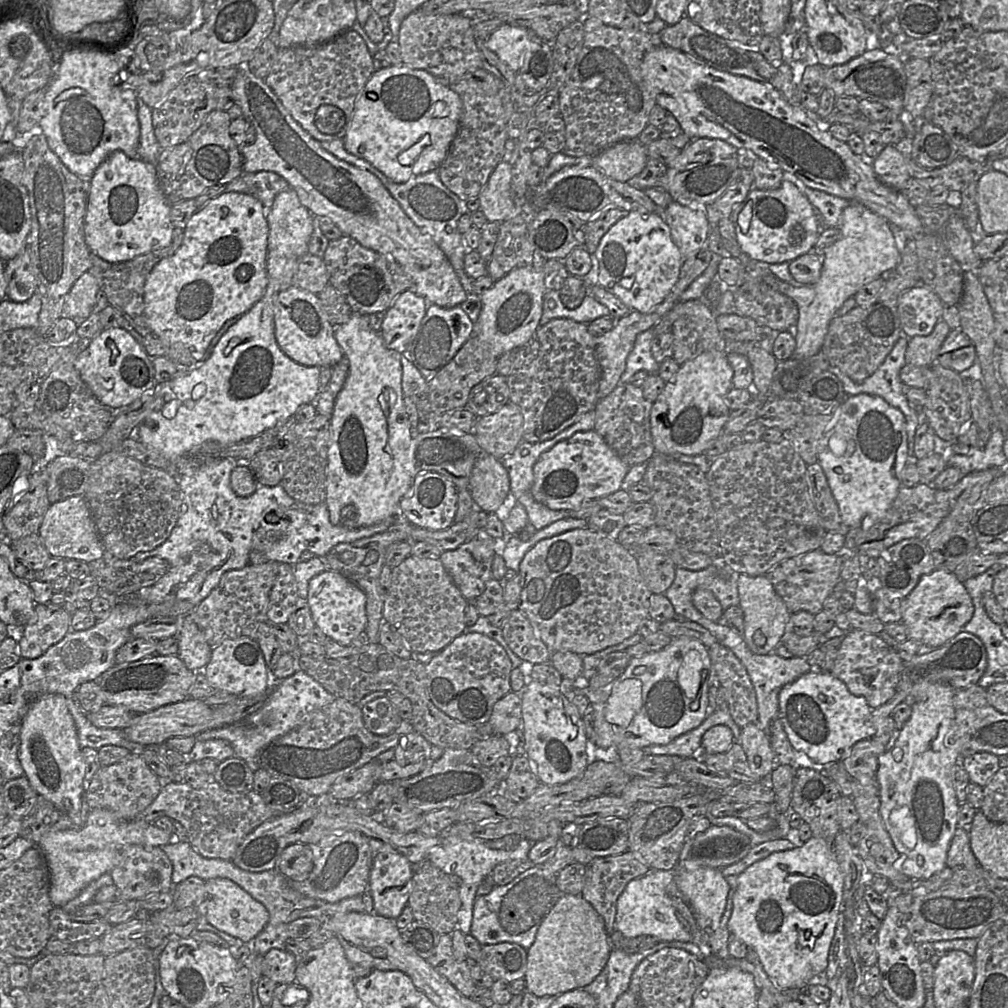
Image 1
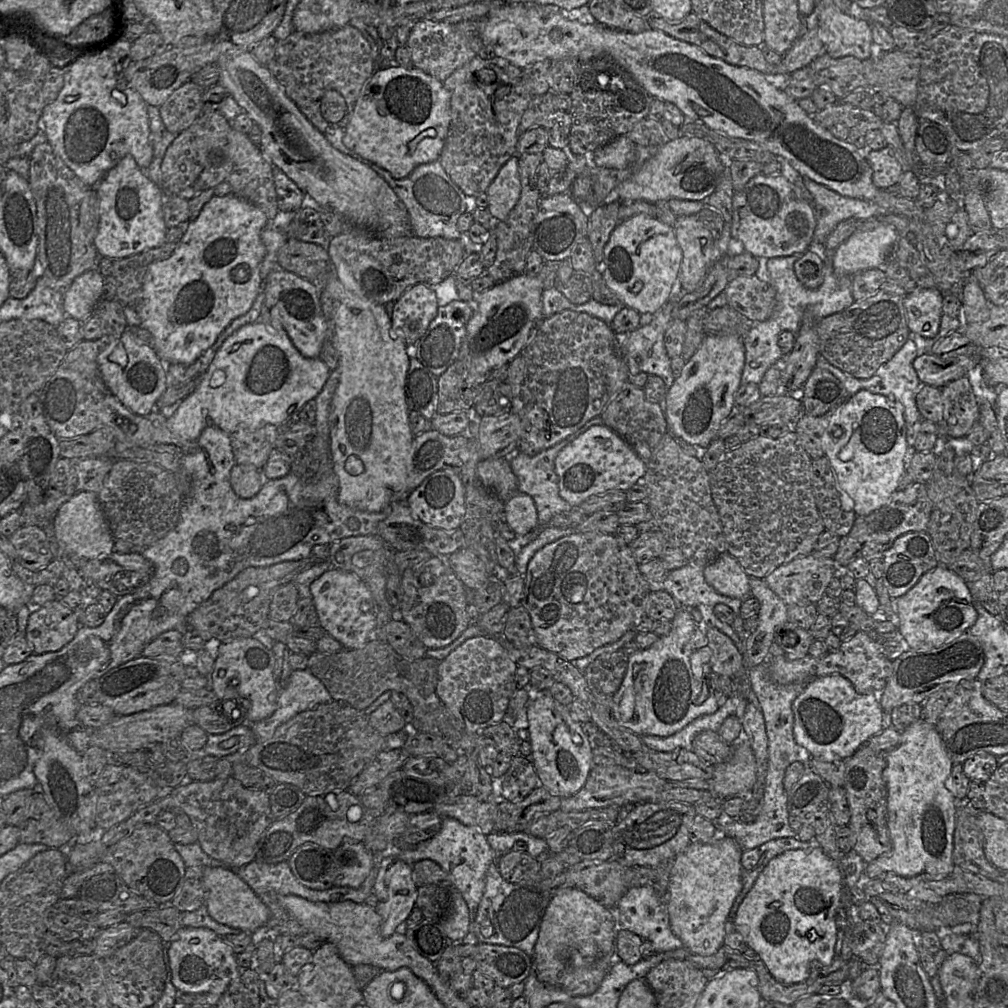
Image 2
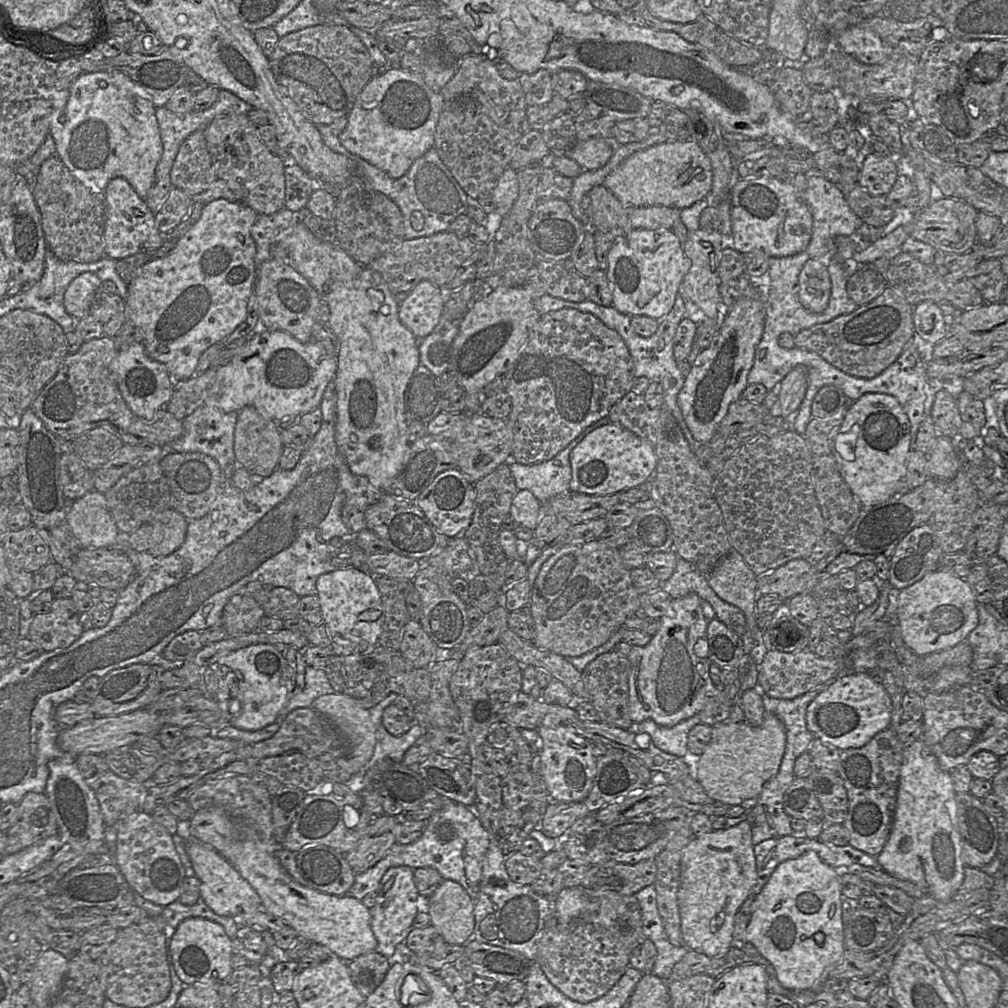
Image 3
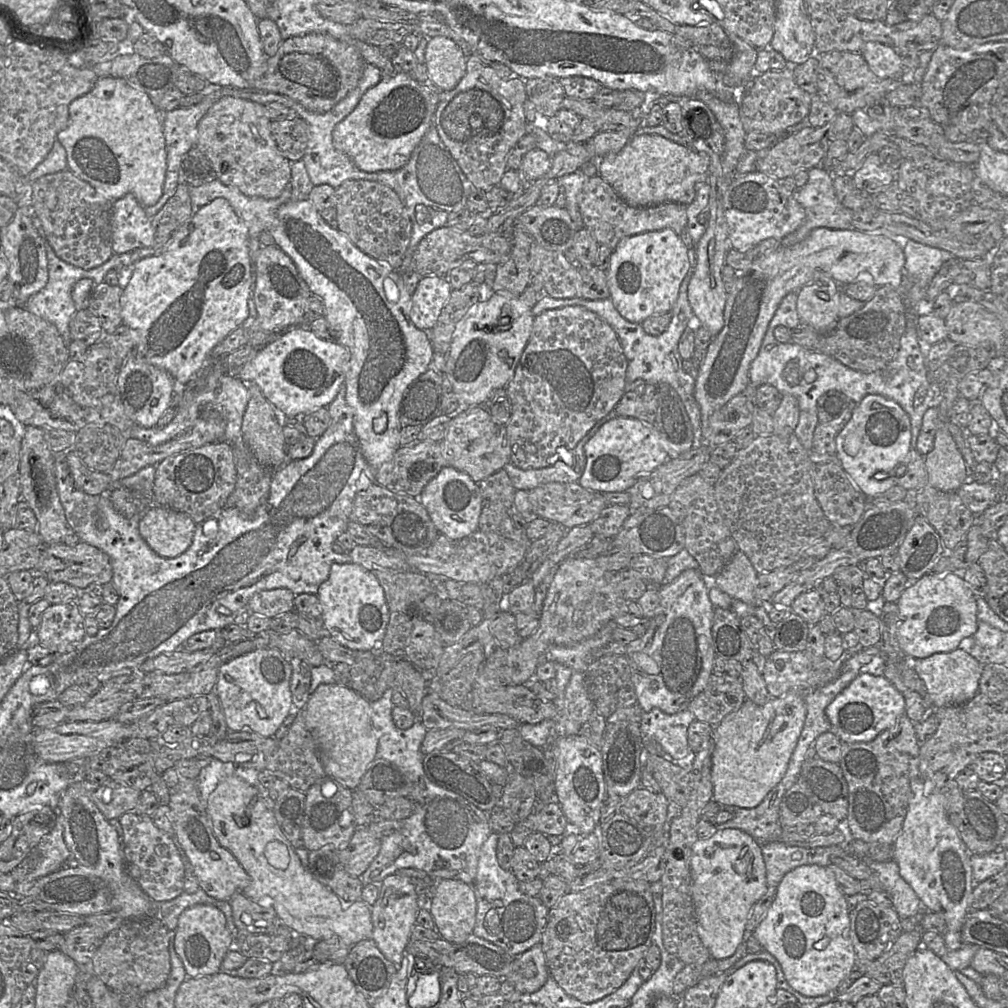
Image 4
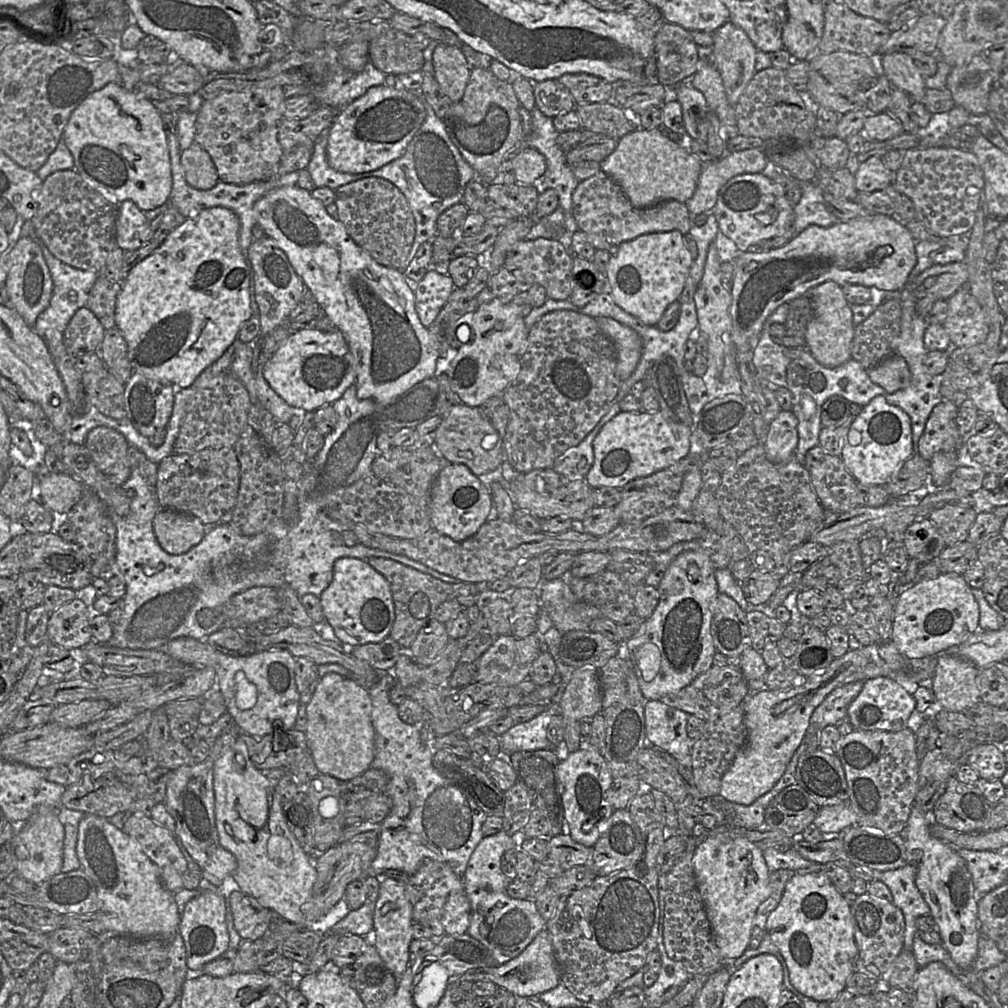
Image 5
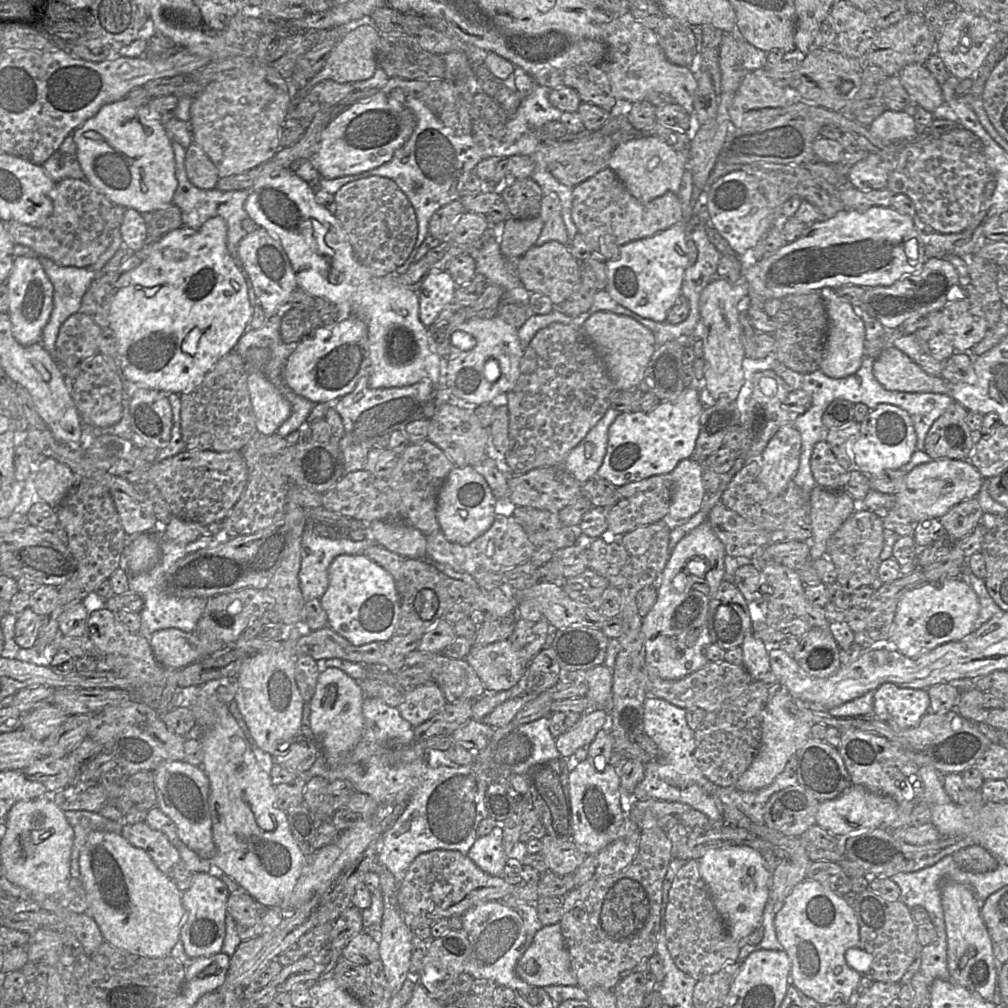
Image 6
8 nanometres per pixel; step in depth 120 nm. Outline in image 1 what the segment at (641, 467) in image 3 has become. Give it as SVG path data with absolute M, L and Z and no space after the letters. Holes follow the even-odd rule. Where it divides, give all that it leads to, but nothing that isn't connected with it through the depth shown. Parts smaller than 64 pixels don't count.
M582 431L557 443L544 452L533 467L534 481L531 488L533 498L552 510L574 510L585 502L598 500L621 489L623 479L630 467L625 464L595 431Z

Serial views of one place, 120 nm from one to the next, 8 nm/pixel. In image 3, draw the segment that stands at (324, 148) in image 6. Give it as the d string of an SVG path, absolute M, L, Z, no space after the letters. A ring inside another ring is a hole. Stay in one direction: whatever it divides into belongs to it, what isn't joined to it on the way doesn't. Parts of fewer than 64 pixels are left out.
M391 67L385 73L372 77L360 92L348 114L347 125L339 135L339 141L349 152L386 172L390 177L400 178L417 158L434 147L442 105L441 92L431 89L422 74Z

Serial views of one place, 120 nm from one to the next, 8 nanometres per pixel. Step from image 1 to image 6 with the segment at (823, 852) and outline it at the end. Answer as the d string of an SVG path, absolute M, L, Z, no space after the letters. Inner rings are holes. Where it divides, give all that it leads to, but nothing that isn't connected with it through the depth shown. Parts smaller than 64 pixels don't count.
M805 879L797 884L784 900L783 906L775 915L774 926L777 939L791 961L793 985L822 1006L833 1002L847 1004L862 977L862 974L851 968L845 960L848 949L860 949L859 925L853 907L849 906L842 896L834 894L819 882Z

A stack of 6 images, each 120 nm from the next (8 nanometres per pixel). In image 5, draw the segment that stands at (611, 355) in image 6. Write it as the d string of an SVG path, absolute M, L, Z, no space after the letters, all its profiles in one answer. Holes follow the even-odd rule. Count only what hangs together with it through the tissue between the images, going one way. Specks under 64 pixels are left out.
M595 318L602 332L611 339L617 351L616 374L621 381L635 371L642 354L642 340L632 328L613 318Z

